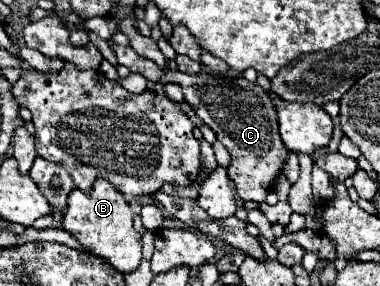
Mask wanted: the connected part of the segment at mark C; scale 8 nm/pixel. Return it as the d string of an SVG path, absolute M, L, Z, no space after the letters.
M113 47L119 65L125 65L133 73L141 73L147 81L153 83L177 83L185 95L185 101L193 107L197 117L213 129L217 139L227 147L231 155L231 163L227 167L227 175L233 181L239 199L263 203L269 189L273 189L275 179L281 175L289 149L279 137L275 103L265 89L257 83L249 83L243 77L221 77L211 75L209 71L201 71L197 75L187 75L179 71L163 71L153 61L137 55L131 47Z

